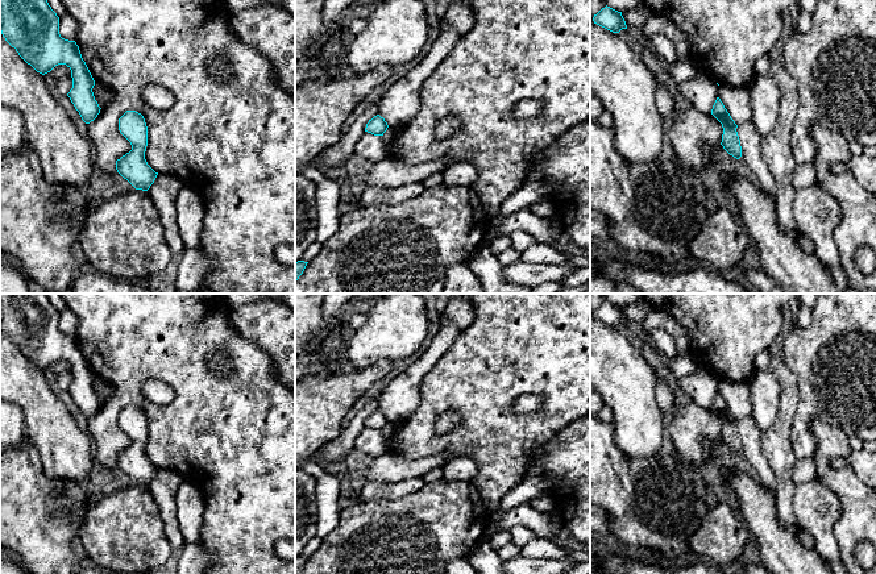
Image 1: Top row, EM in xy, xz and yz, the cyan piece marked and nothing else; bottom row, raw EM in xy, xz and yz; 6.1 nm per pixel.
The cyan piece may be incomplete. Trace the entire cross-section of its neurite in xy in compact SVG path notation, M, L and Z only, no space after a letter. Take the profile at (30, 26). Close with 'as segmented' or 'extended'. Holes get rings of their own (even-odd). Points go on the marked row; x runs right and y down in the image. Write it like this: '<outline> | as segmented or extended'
M0 0L0 32L5 41L37 72L45 75L55 66L66 65L71 70L72 78L72 88L67 96L86 124L97 117L101 108L92 92L95 80L82 58L76 42L61 37L59 17L51 9L47 0Z | as segmented

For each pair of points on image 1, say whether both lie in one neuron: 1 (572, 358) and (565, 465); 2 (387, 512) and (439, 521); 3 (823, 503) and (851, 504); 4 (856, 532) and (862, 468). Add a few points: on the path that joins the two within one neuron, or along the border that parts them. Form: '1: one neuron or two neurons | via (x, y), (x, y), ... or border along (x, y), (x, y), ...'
1: two neurons | border along (576, 419), (543, 444)
2: one neuron | via (401, 521), (426, 521)
3: two neurons | border along (822, 481), (841, 504), (834, 535)
4: two neurons | border along (846, 461), (862, 481)

